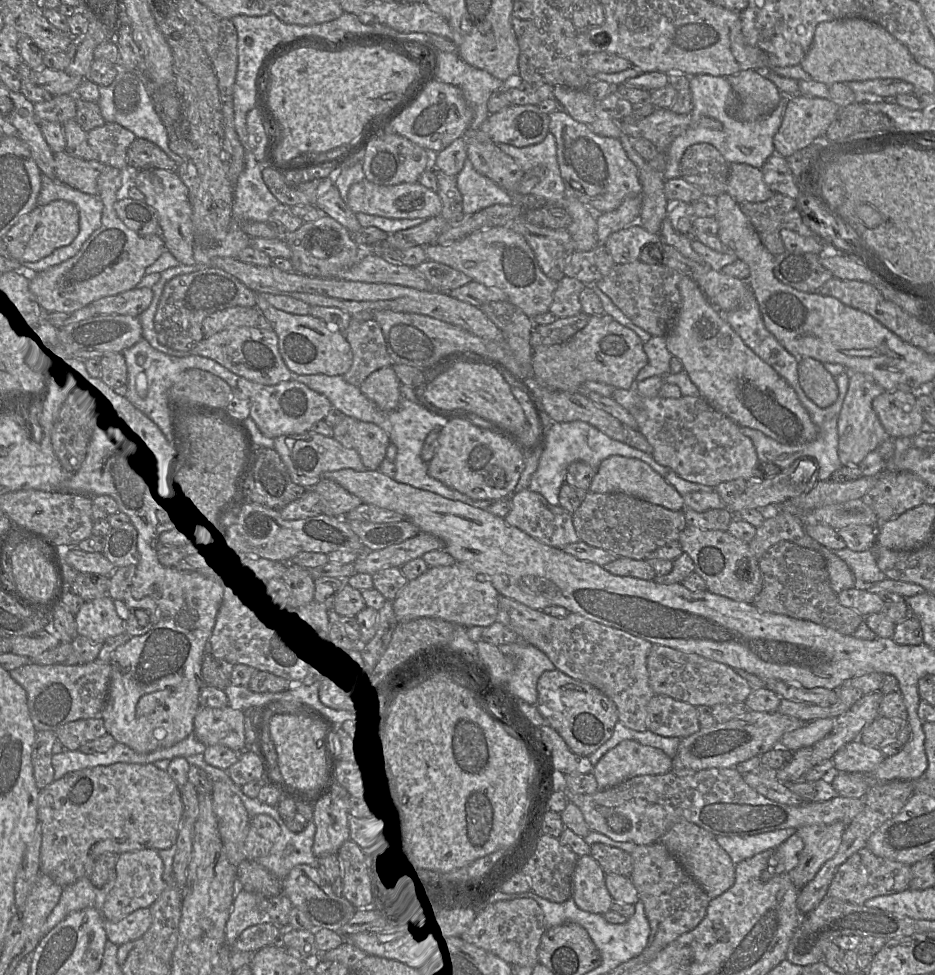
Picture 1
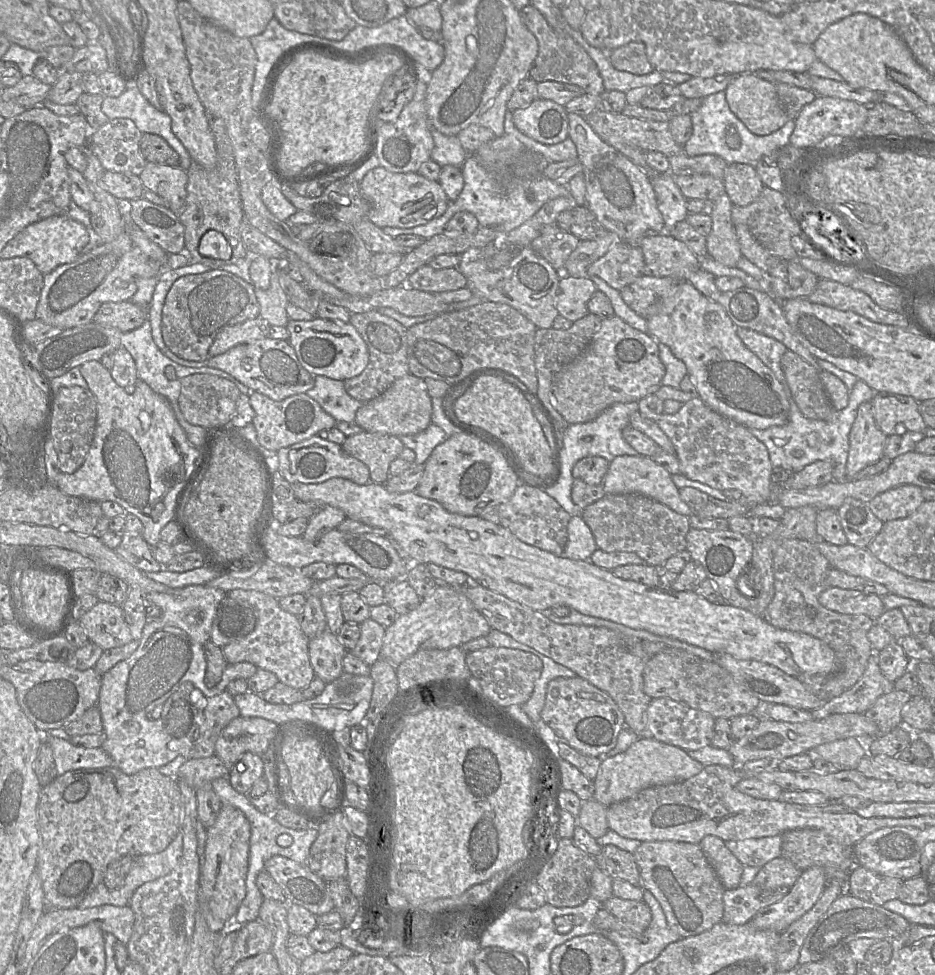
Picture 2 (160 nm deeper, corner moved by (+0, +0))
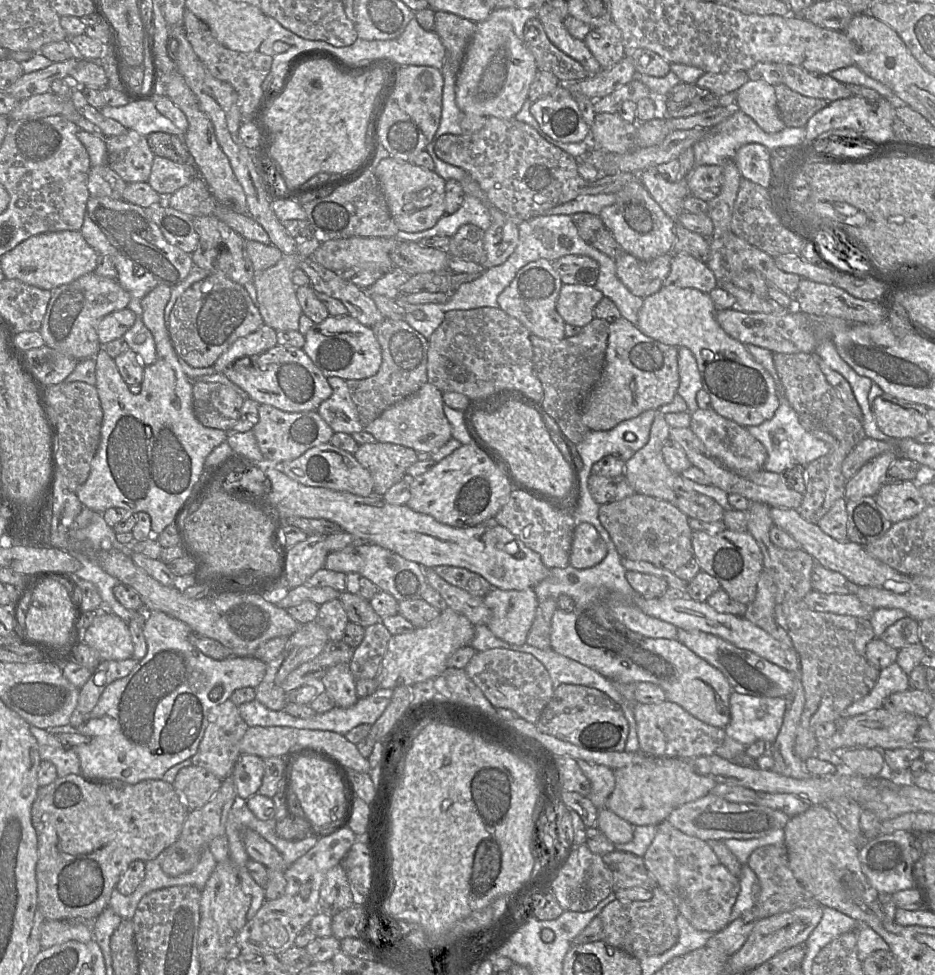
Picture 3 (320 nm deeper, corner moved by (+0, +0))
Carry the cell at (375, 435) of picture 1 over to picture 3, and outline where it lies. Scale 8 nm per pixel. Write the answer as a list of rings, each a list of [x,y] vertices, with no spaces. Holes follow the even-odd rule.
[[[378,441],[359,445],[353,455],[369,471],[373,493],[379,496],[402,480],[407,468],[418,461],[417,452],[412,448]]]

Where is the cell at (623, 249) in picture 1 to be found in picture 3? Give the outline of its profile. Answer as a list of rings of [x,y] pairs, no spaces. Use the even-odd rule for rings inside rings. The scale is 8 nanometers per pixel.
[[[687,253],[673,254],[671,269],[664,286],[694,288],[709,293],[718,286],[713,272],[706,263]]]

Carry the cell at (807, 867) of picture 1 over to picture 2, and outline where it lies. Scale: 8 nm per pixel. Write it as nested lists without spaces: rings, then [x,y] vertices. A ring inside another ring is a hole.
[[[814,866],[801,872],[789,893],[779,902],[760,910],[750,921],[759,930],[783,933],[819,900],[826,886],[826,873]]]

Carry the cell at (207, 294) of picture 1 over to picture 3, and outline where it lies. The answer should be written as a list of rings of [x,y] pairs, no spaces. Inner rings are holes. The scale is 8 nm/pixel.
[[[210,273],[193,283],[176,300],[168,321],[173,347],[181,359],[194,368],[213,366],[238,338],[264,324],[257,305],[245,287],[221,273]]]

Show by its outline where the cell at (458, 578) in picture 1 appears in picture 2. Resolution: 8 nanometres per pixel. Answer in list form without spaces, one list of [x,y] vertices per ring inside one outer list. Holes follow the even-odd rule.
[[[439,584],[412,611],[398,615],[385,629],[380,657],[391,666],[399,666],[420,649],[448,649],[459,647],[470,640],[486,637],[491,627],[484,616],[458,589]]]

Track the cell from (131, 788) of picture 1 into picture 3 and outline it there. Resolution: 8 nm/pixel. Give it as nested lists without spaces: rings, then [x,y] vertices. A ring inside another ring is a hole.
[[[69,774],[39,787],[31,810],[38,847],[38,909],[46,920],[94,921],[108,908],[112,891],[129,864],[135,860],[153,860],[174,844],[179,839],[187,814],[182,796],[173,784],[163,779],[128,784],[120,780],[92,780],[82,774]]]

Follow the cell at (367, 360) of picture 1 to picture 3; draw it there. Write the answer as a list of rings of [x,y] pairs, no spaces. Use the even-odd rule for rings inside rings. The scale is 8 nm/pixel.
[[[384,318],[371,329],[381,346],[381,366],[378,372],[369,378],[346,380],[350,397],[356,406],[363,428],[378,418],[387,408],[412,395],[428,382],[428,339],[404,320]]]

